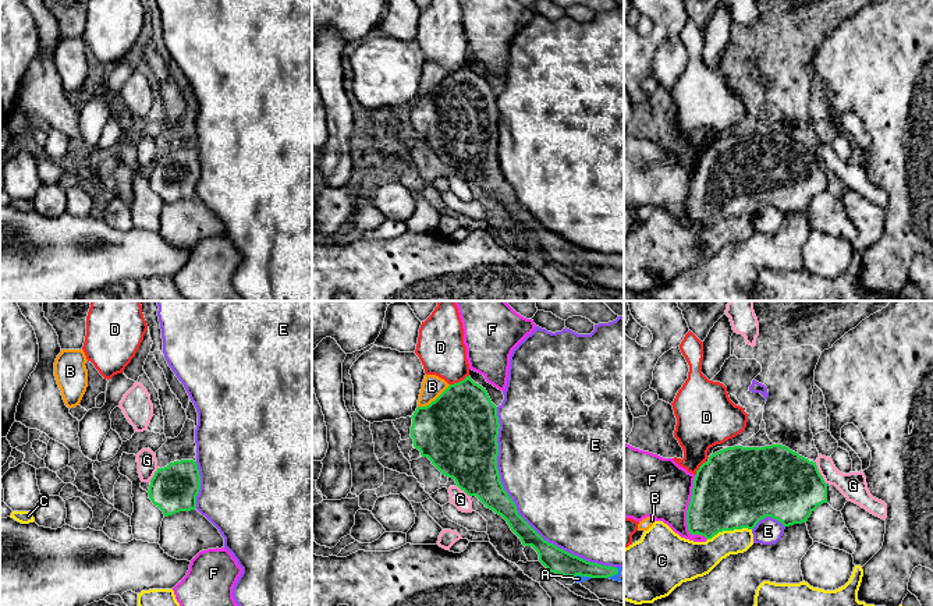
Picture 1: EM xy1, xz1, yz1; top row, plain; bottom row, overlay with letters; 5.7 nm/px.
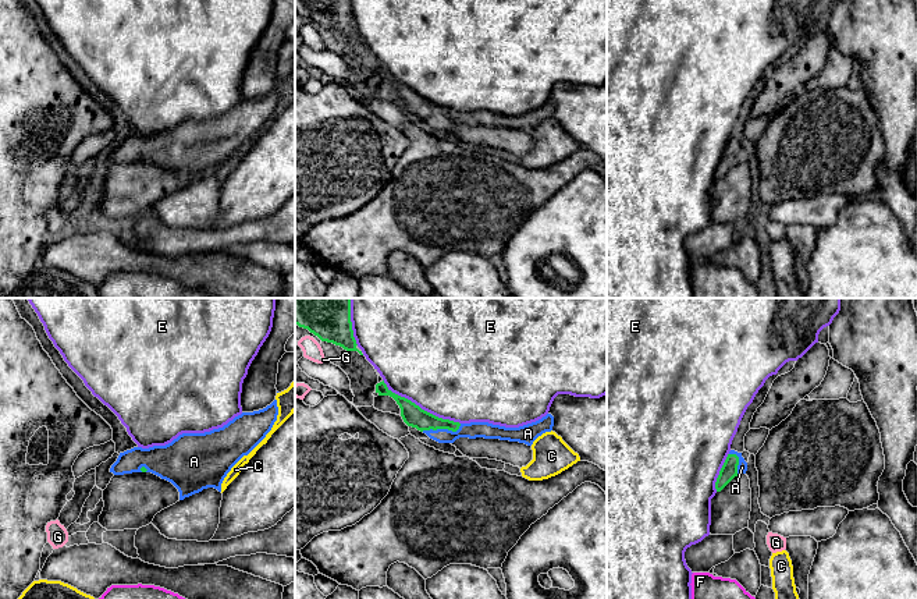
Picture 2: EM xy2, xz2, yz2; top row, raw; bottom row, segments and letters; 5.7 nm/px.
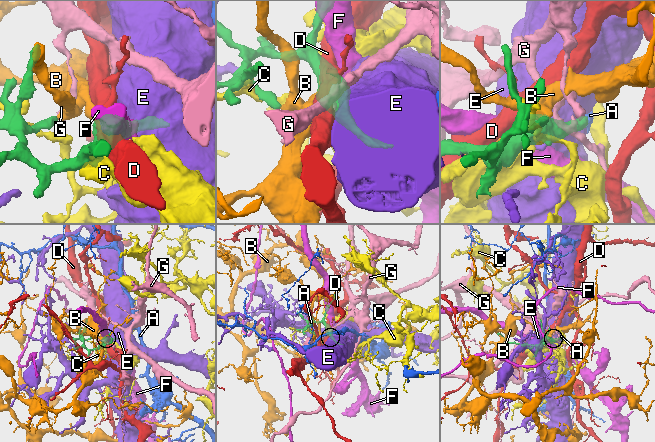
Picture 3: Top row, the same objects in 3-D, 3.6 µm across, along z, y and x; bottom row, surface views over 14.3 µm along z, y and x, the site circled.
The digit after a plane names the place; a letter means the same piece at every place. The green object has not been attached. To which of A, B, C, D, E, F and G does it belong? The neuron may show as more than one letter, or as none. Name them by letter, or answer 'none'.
A

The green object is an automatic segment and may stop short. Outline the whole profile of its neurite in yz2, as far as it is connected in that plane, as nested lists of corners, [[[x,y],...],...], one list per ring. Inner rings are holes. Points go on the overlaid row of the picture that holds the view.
[[[731,450],[715,482],[717,492],[721,492],[735,476],[746,474],[747,462],[742,453]]]

